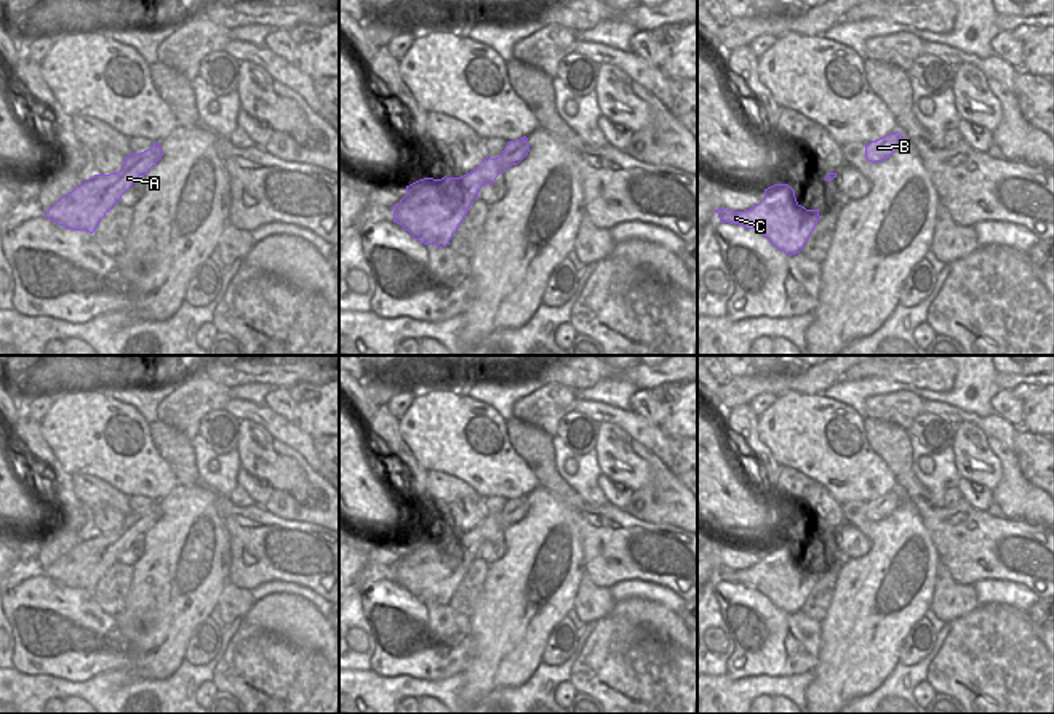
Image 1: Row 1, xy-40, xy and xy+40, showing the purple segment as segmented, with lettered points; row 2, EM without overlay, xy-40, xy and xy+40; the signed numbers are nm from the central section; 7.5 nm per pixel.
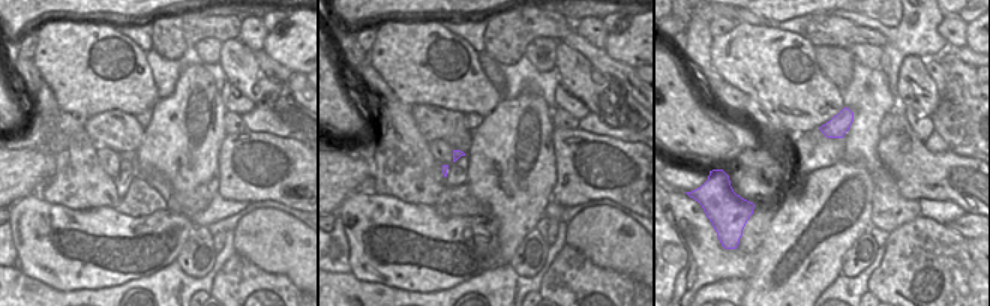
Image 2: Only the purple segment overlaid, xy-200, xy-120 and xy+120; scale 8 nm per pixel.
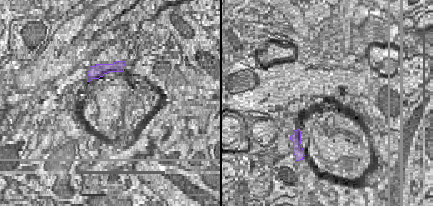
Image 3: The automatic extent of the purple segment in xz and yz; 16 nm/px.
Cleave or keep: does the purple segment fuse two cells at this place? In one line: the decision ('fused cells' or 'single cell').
single cell

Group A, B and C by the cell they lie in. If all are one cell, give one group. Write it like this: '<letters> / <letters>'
A B C

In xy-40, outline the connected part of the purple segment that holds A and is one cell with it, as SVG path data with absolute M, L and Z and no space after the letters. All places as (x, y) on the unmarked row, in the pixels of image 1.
M154 501L141 512L130 512L118 531L94 533L72 551L61 556L45 575L59 584L93 592L99 580L112 568L139 535L150 530L162 517L162 506Z

